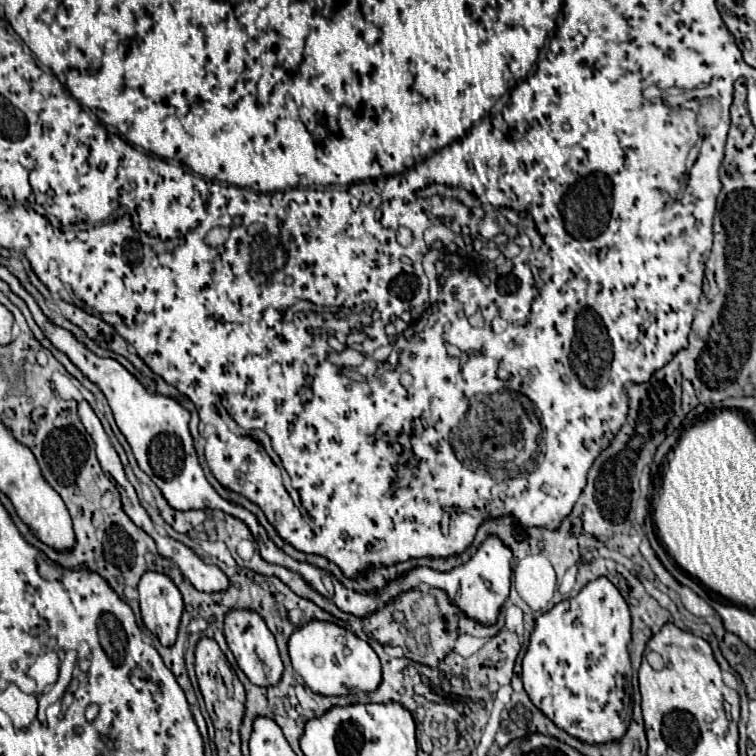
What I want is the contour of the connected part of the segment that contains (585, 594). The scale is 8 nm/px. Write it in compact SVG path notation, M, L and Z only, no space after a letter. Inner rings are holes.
M597 578L593 582L589 582L575 598L563 600L559 604L555 604L549 612L541 614L535 622L535 630L531 634L531 642L529 648L525 652L523 658L523 684L525 684L525 692L529 694L531 702L561 730L565 730L567 734L571 734L573 738L585 742L585 744L607 744L607 742L615 742L621 740L629 728L631 716L633 716L633 688L631 688L631 662L629 662L629 642L631 642L631 614L629 614L629 606L625 602L625 598L619 594L619 590L607 580L607 578Z

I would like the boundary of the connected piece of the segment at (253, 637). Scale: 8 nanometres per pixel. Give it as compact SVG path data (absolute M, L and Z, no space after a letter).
M231 610L225 618L225 638L237 660L237 666L243 674L257 686L275 686L283 674L283 662L279 658L279 650L275 644L275 636L269 632L267 624L259 614L251 614L249 610Z

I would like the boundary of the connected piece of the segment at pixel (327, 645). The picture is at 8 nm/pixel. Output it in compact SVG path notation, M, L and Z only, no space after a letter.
M309 622L297 628L289 638L289 656L305 686L321 696L375 692L381 684L381 662L373 648L353 632L331 622Z

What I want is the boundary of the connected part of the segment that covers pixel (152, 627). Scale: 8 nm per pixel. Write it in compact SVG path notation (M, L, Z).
M147 572L139 582L143 624L163 646L173 646L183 614L183 600L177 586L163 574Z

